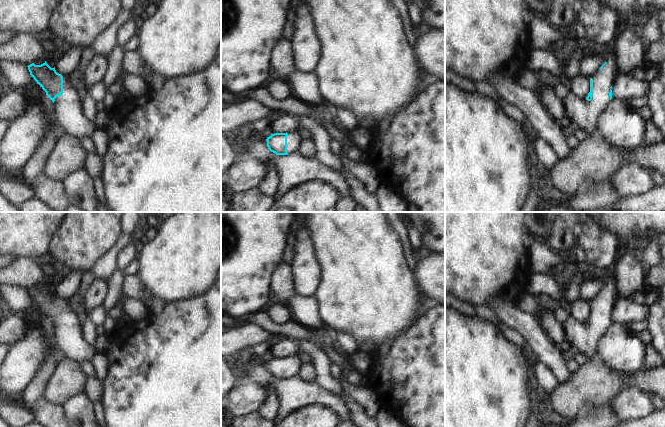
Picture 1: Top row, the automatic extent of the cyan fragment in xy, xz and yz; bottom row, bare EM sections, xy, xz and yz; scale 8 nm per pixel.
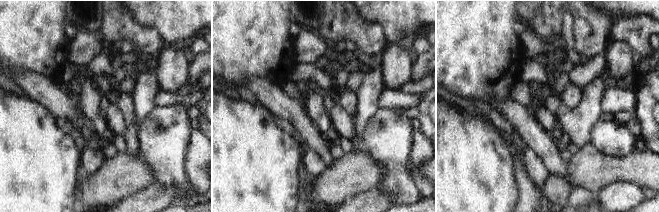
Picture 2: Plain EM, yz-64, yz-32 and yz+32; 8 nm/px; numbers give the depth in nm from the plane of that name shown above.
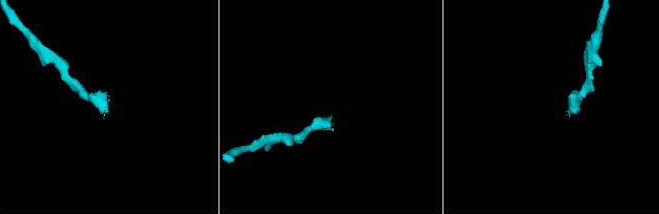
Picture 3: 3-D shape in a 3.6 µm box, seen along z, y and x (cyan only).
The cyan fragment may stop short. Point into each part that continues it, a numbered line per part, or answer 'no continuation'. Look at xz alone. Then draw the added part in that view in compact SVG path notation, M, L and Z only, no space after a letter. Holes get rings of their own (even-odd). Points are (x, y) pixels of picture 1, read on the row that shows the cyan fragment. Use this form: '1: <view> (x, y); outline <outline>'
1: xz (294, 138); outline M294 115L299 121L299 130L290 131L287 136L287 153L292 154L297 152L301 143L302 137L305 135L303 124L307 122L306 117Z

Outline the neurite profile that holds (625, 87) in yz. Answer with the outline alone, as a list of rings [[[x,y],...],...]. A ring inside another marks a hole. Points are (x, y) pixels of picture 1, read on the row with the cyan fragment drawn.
[[[617,73],[612,84],[612,99],[629,101],[644,98],[648,93],[648,82],[635,80],[633,75]]]

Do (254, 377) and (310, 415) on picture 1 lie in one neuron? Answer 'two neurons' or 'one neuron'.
two neurons

